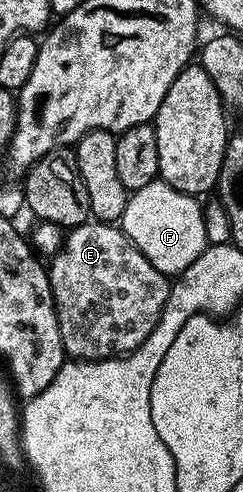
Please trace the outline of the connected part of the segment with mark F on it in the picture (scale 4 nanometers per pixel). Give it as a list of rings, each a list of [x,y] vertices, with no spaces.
[[[157,178],[142,186],[128,197],[128,205],[118,221],[119,227],[138,246],[138,250],[155,268],[165,274],[185,272],[199,258],[208,244],[206,226],[204,225],[204,210],[201,201],[194,196],[188,196],[172,189],[168,184]]]

